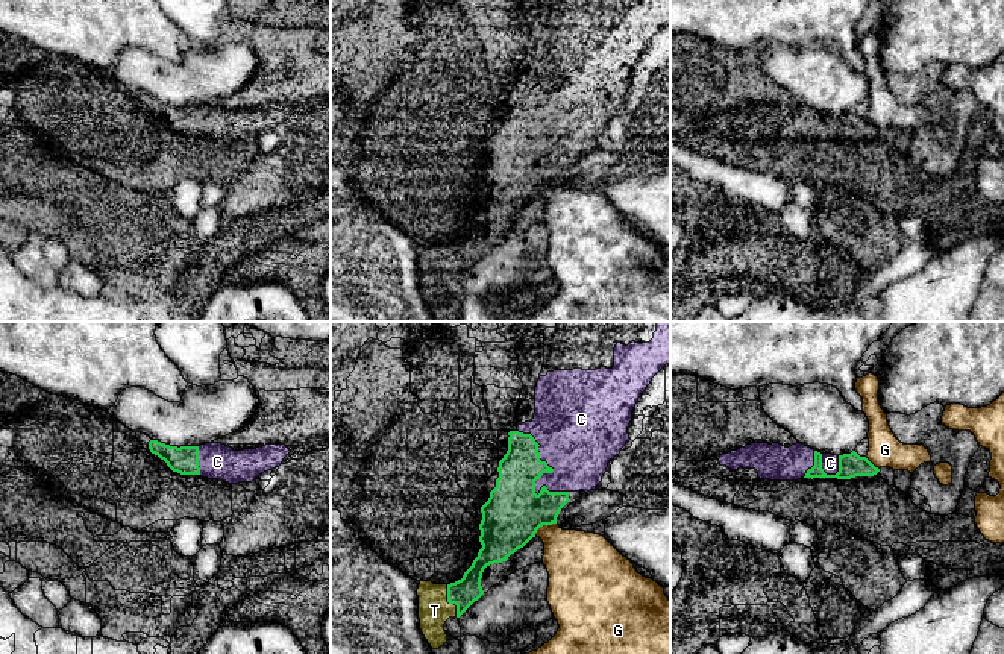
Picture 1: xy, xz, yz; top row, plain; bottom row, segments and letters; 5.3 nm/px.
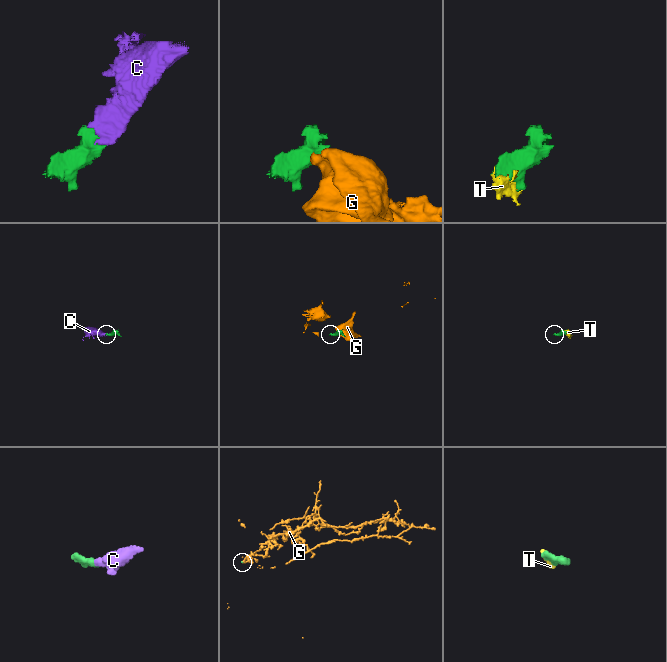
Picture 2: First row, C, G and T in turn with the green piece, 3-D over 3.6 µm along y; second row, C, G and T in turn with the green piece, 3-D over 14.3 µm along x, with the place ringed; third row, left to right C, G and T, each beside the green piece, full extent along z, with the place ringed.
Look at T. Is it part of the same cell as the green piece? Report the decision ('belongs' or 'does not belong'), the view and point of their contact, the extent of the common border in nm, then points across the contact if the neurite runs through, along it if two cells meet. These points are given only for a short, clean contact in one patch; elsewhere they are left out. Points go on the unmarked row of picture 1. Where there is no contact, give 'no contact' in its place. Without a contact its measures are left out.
belongs; contact xz (449, 263); length 190 nm

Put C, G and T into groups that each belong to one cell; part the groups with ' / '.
C T / G

